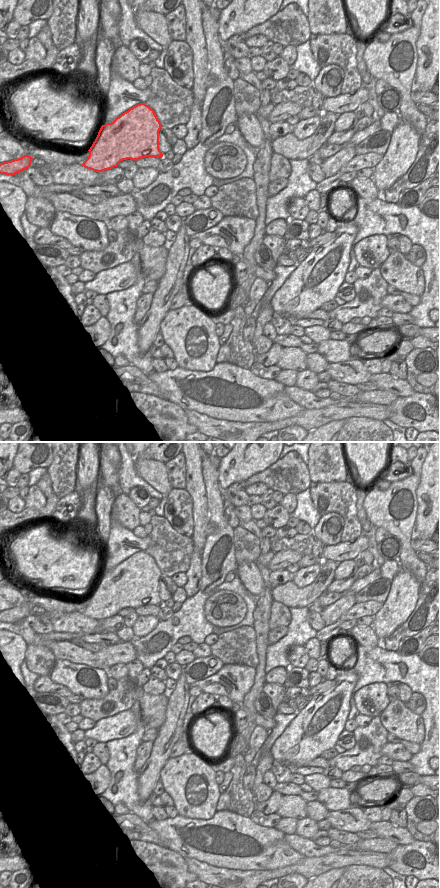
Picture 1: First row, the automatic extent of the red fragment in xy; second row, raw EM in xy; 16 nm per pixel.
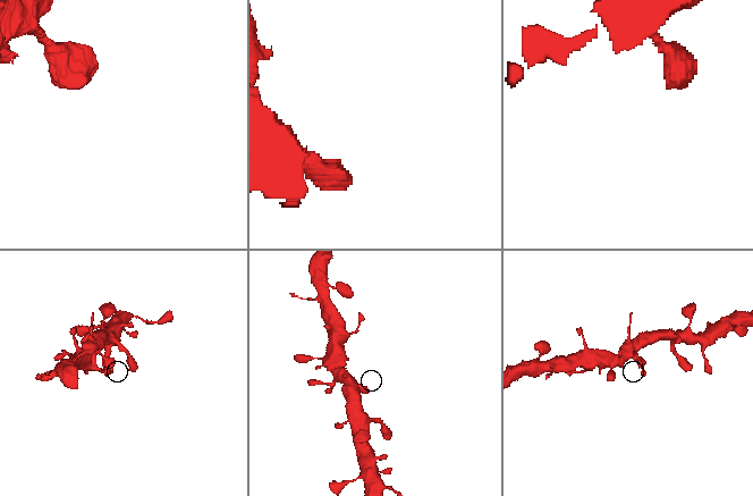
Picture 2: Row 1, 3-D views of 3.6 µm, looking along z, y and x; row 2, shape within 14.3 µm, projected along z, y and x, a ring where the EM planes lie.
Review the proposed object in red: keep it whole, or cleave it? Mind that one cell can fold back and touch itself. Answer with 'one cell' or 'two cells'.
one cell

